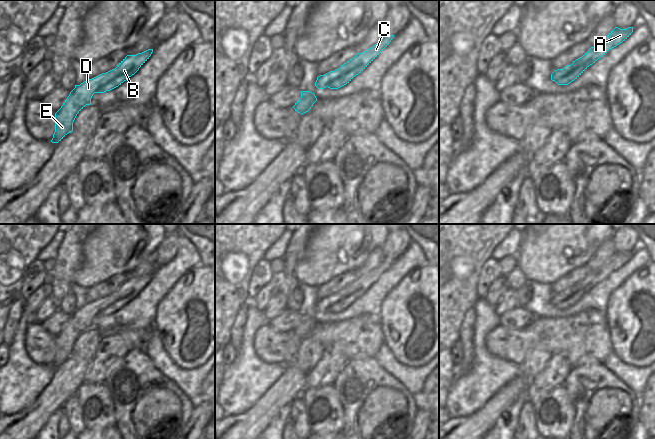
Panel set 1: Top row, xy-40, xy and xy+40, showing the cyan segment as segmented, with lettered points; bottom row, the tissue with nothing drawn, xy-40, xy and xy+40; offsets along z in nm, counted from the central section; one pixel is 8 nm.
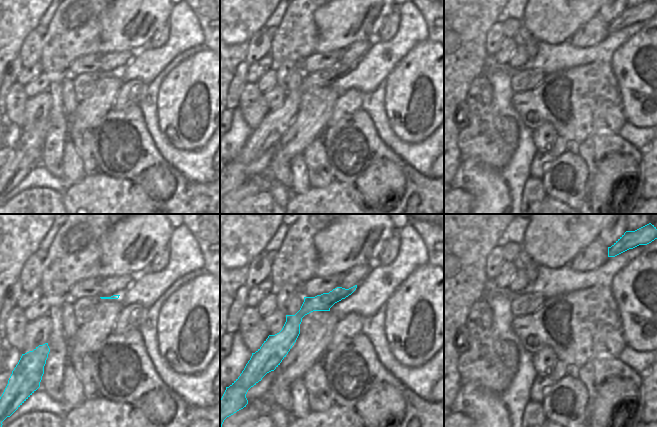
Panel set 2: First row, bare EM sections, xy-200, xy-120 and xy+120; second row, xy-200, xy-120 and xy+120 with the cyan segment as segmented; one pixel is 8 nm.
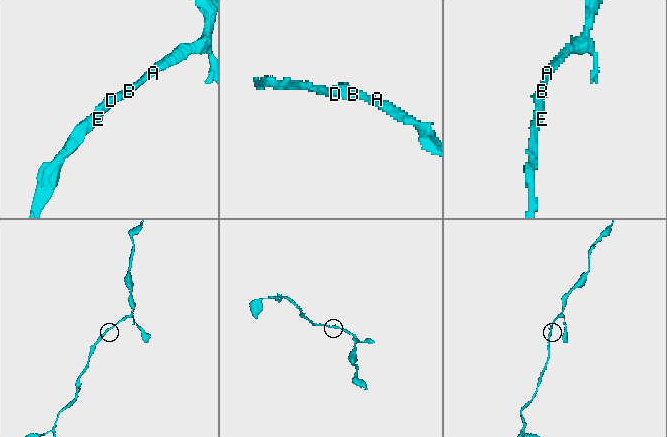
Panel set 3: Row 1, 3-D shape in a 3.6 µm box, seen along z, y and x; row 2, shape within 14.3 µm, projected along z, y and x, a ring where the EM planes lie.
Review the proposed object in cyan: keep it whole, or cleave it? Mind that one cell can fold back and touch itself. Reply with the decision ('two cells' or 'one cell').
one cell

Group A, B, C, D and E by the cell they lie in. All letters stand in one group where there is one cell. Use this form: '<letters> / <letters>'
A B C D E

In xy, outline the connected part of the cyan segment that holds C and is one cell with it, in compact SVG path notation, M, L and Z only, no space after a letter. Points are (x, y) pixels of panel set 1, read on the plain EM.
M384 259L378 267L362 277L357 277L352 283L341 289L339 293L318 300L315 310L318 313L326 311L338 313L346 309L389 269L393 261L394 259Z

